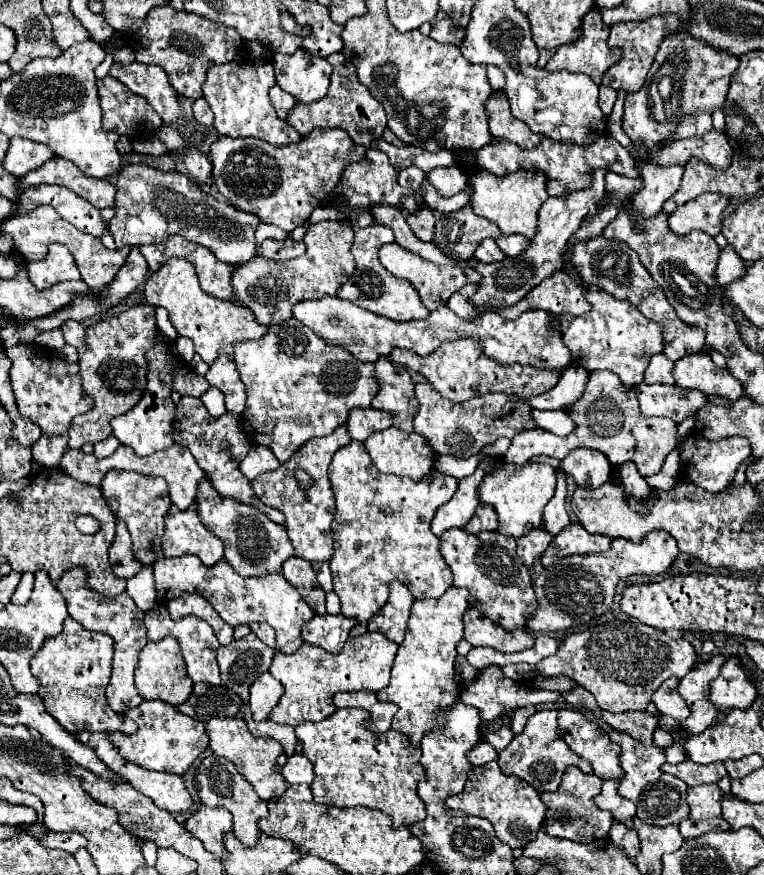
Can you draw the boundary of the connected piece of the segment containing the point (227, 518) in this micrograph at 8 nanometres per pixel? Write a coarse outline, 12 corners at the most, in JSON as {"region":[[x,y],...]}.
{"region":[[199,486],[197,512],[241,576],[279,574],[285,526]]}

